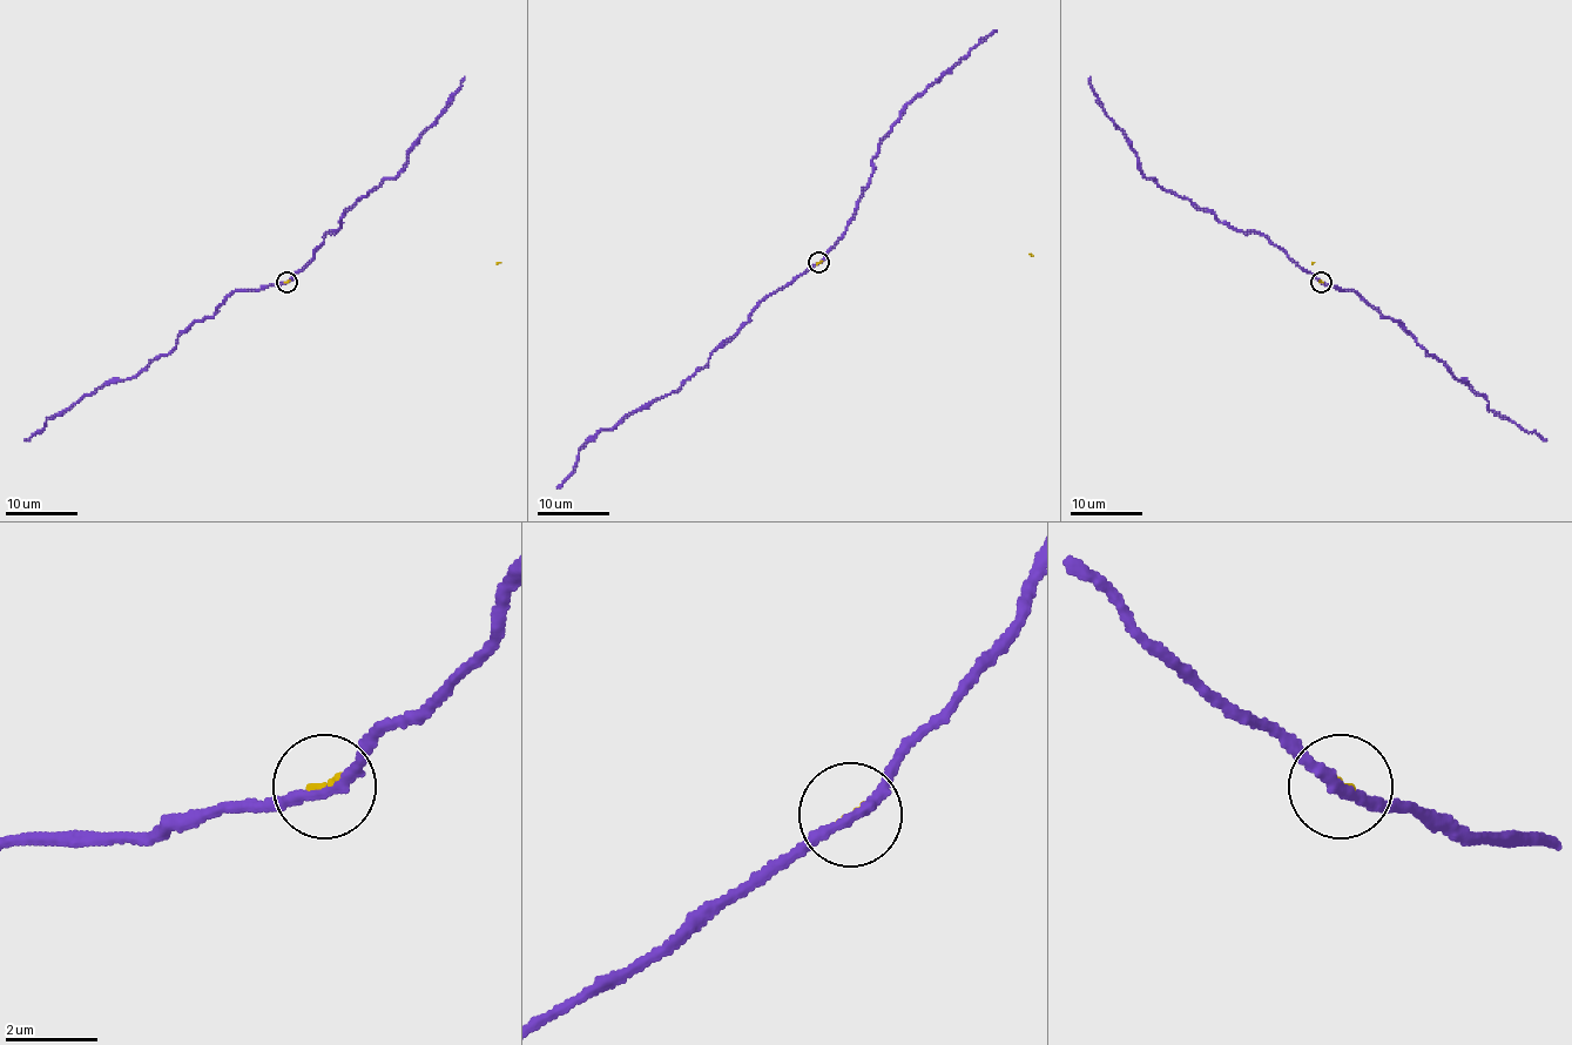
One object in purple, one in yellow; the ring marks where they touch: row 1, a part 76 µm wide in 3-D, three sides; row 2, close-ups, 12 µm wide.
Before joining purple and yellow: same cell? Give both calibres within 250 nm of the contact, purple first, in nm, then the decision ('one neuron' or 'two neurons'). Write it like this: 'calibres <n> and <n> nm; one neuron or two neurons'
calibres 240 and 90 nm; two neurons

